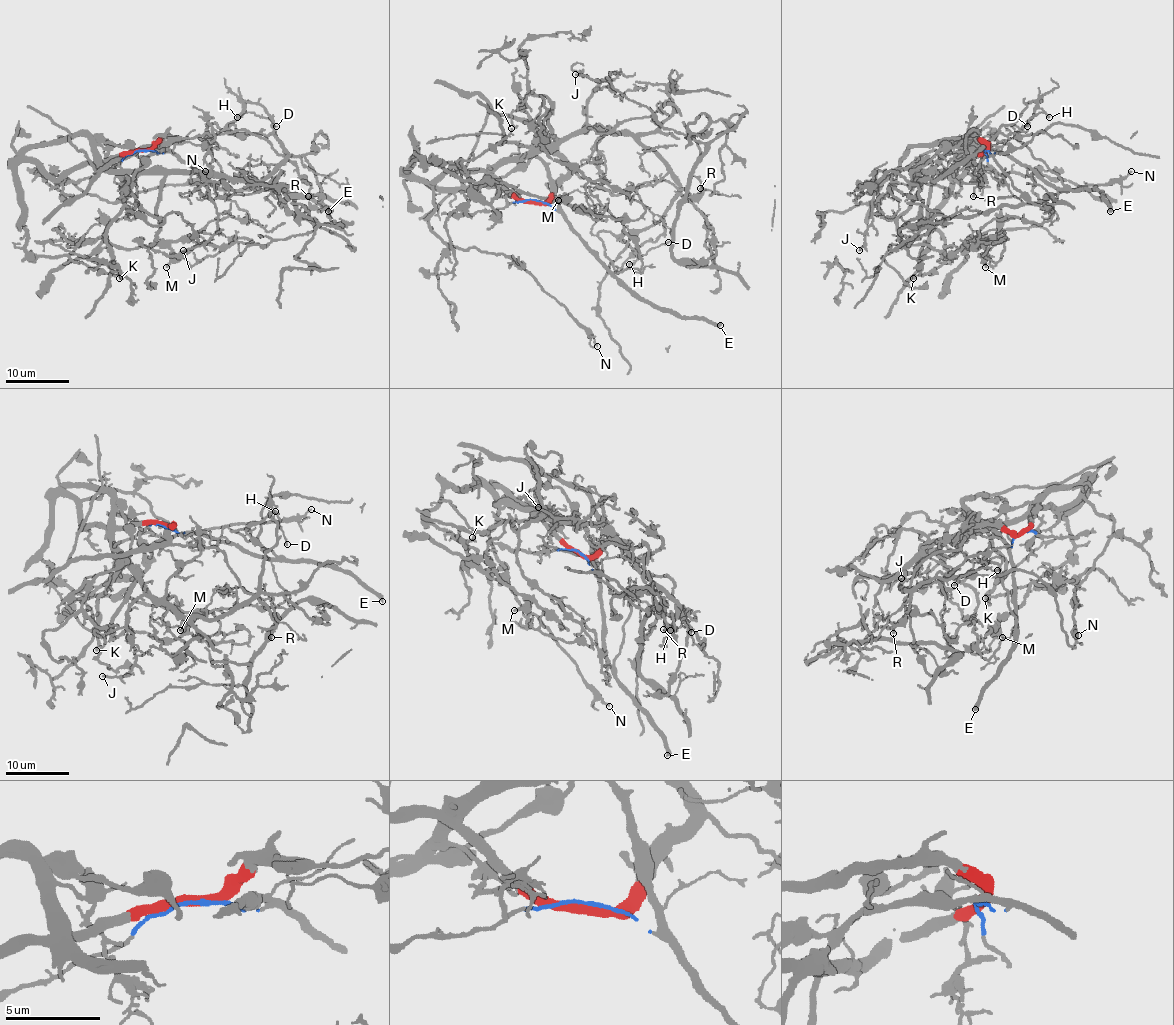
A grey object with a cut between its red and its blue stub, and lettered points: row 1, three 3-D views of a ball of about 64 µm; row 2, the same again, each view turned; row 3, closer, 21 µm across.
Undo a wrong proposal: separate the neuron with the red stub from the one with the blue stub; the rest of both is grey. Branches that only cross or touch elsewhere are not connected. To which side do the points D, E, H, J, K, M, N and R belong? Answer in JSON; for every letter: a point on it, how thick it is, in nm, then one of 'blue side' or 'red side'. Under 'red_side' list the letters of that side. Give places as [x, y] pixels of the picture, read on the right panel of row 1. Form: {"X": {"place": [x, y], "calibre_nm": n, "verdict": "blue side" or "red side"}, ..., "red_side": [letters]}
{"D": {"place": [1027, 126], "calibre_nm": 130, "verdict": "blue side"}, "E": {"place": [1110, 211], "calibre_nm": 380, "verdict": "blue side"}, "H": {"place": [1049, 117], "calibre_nm": 170, "verdict": "blue side"}, "J": {"place": [859, 250], "calibre_nm": 120, "verdict": "red side"}, "K": {"place": [913, 278], "calibre_nm": 190, "verdict": "red side"}, "M": {"place": [985, 267], "calibre_nm": 240, "verdict": "red side"}, "N": {"place": [1131, 171], "calibre_nm": 150, "verdict": "red side"}, "R": {"place": [973, 196], "calibre_nm": 180, "verdict": "red side"}, "red_side": ["J", "K", "M", "N", "R"]}

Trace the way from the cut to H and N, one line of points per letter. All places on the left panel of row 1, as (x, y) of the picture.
H: (142, 151), (170, 153), (210, 183), (224, 187), (223, 170), (207, 143), (243, 108), (237, 116)
N: (142, 151), (80, 162), (58, 178), (41, 165), (36, 173), (118, 202), (194, 183), (205, 172)

